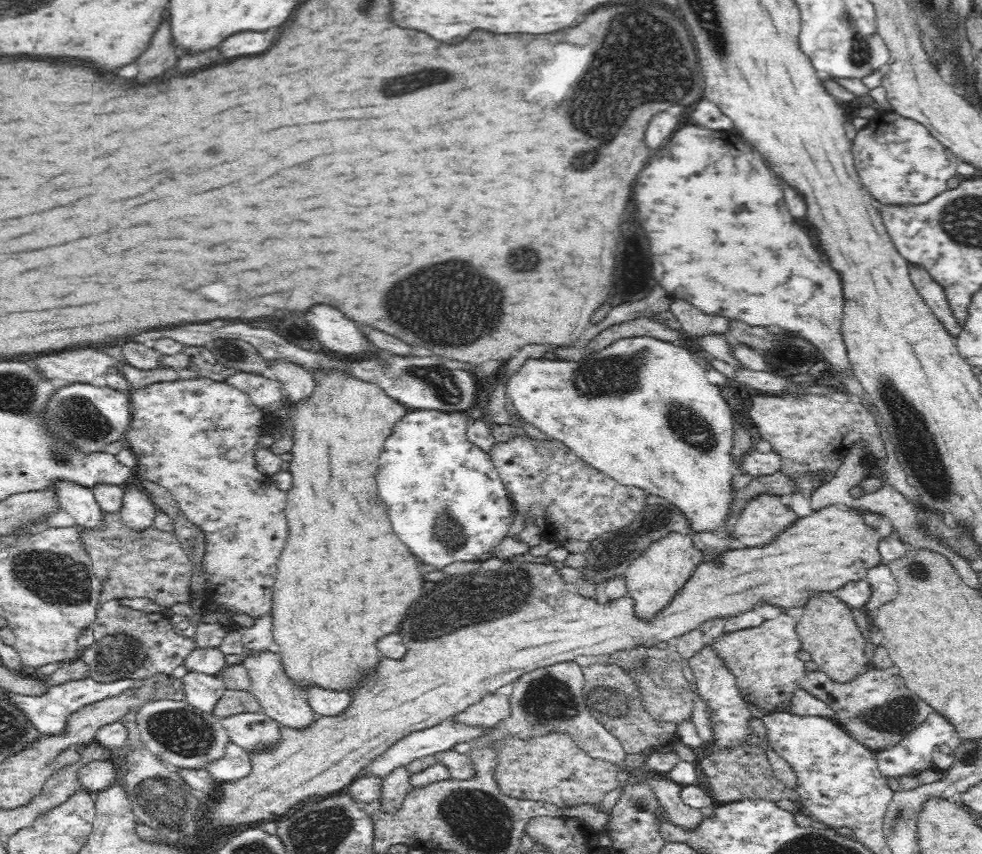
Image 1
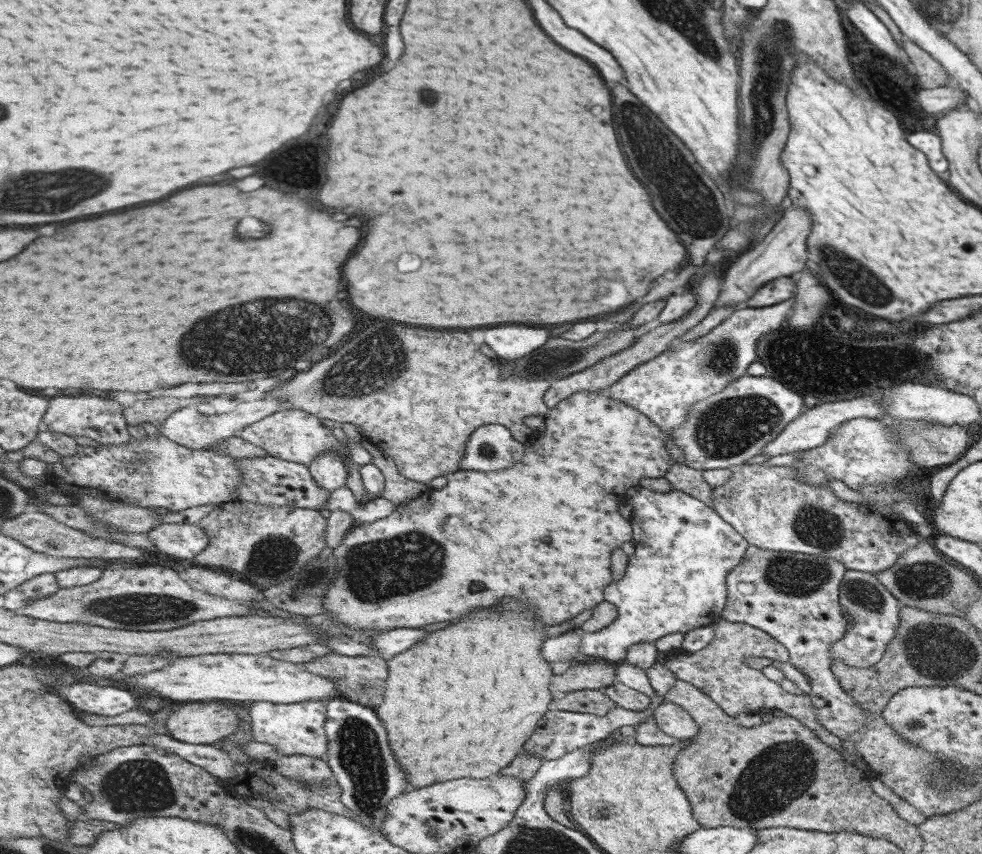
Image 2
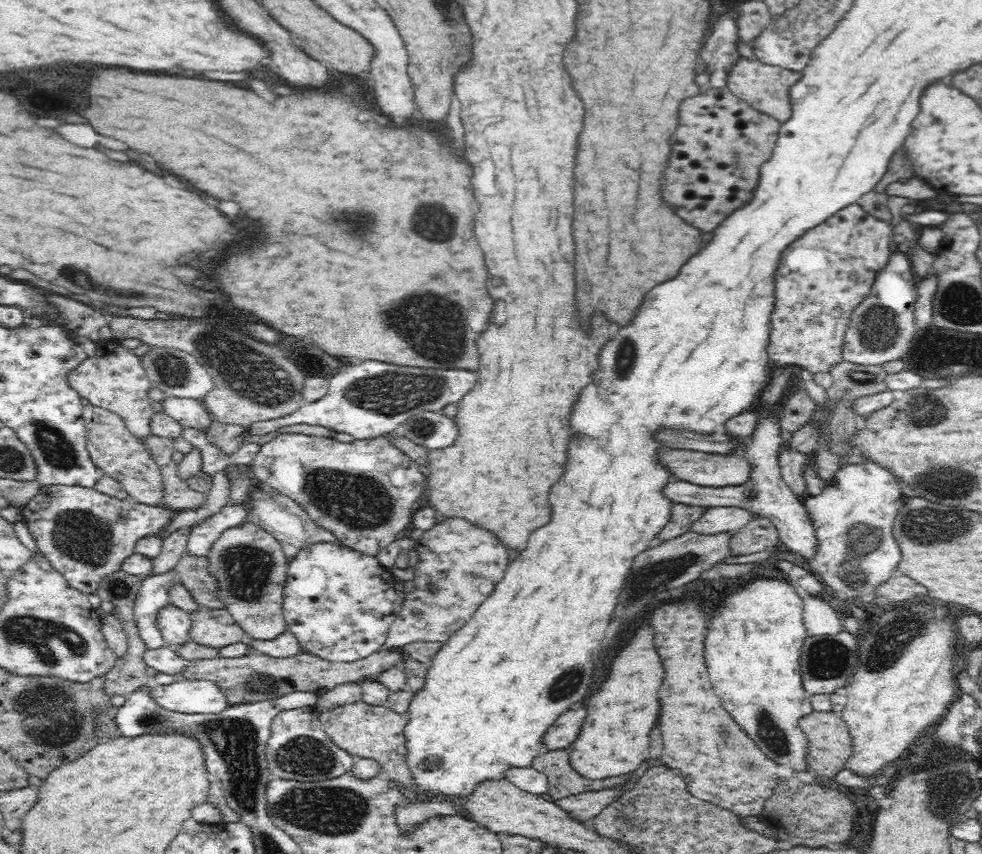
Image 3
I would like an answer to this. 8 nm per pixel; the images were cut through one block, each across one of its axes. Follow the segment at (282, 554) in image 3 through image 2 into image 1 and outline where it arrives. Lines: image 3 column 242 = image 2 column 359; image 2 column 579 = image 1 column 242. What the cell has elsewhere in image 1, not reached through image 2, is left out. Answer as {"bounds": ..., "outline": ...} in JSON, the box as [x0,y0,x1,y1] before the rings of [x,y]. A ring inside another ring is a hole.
{"bounds":[126,377,288,616],"outline":[[[208,377],[178,379],[172,382],[157,382],[141,389],[130,390],[130,412],[132,422],[126,432],[126,446],[138,455],[136,472],[144,481],[163,486],[176,498],[180,510],[194,524],[198,524],[210,542],[222,542],[222,532],[226,530],[230,536],[238,534],[242,538],[244,524],[244,544],[206,544],[206,566],[208,566],[208,590],[212,592],[212,600],[220,600],[230,610],[240,610],[244,614],[264,616],[270,613],[270,606],[254,606],[264,604],[266,600],[274,600],[274,578],[276,564],[286,546],[288,524],[286,524],[286,494],[260,474],[254,466],[256,452],[226,452],[226,450],[252,450],[258,444],[262,413],[249,396],[242,390],[230,386],[226,381],[217,381]]]}

